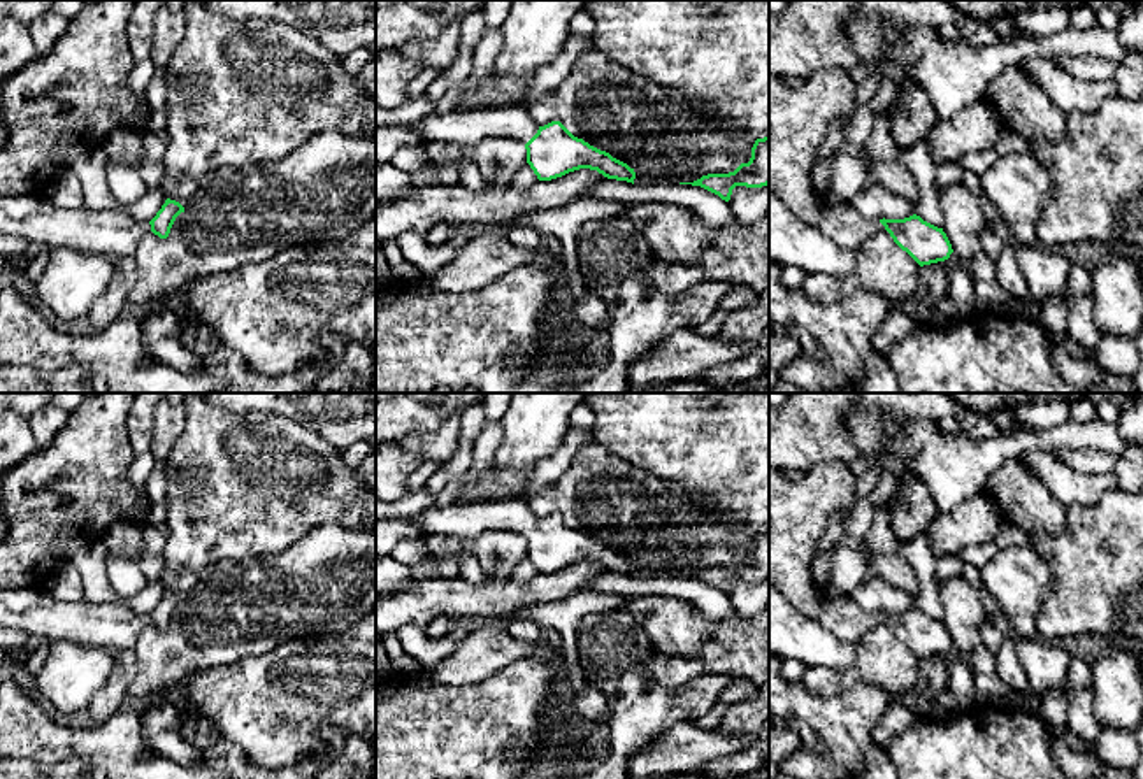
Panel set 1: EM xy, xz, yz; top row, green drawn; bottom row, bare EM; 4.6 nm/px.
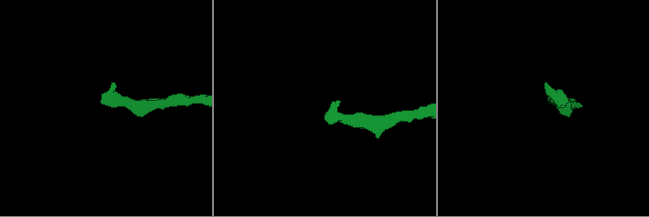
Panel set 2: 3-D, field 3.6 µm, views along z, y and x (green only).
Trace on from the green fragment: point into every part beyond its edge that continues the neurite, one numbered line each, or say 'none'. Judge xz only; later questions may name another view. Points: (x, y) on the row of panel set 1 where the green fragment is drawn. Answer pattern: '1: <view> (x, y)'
1: xz (466, 128)

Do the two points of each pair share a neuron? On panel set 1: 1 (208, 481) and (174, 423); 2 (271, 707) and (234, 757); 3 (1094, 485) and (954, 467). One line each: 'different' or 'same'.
1: different
2: different
3: different

